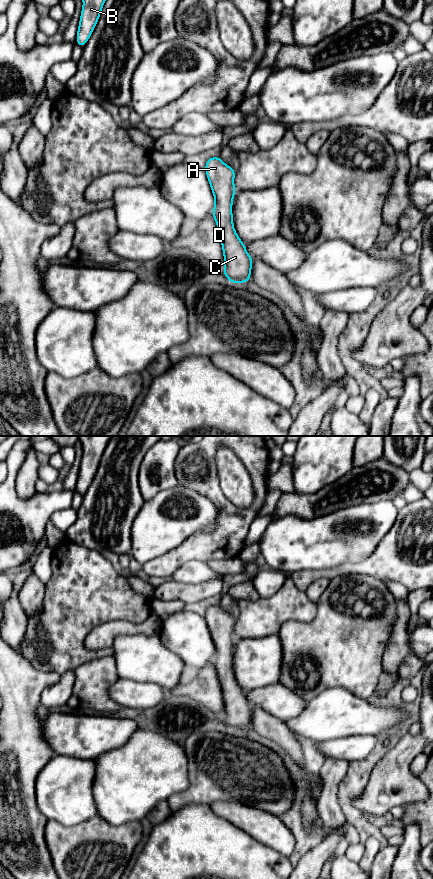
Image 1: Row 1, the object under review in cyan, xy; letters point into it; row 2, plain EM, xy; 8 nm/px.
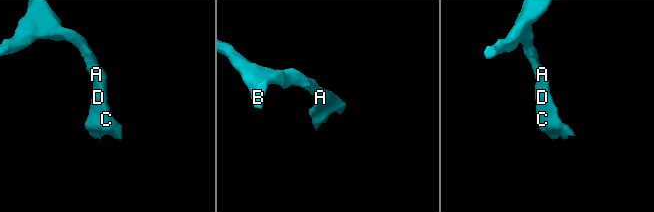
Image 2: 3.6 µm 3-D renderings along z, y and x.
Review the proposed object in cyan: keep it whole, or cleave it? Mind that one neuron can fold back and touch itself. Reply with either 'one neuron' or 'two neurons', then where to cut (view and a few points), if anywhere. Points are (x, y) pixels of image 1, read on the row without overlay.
one neuron | no cut

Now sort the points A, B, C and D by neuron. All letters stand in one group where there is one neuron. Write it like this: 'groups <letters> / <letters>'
groups A B C D

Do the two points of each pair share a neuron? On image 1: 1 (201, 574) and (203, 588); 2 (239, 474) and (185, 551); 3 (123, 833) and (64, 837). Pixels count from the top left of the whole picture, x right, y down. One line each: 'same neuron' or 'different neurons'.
1: different neurons
2: different neurons
3: same neuron

